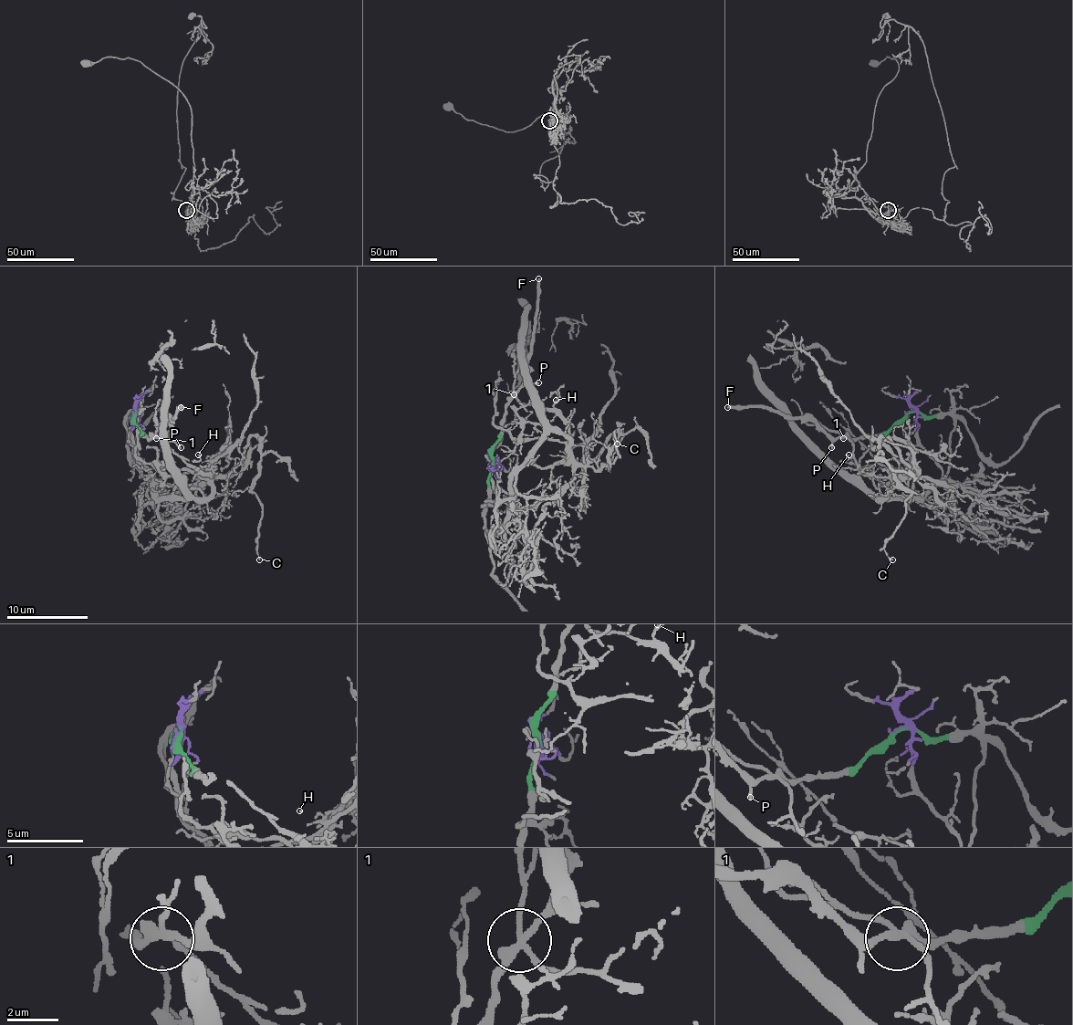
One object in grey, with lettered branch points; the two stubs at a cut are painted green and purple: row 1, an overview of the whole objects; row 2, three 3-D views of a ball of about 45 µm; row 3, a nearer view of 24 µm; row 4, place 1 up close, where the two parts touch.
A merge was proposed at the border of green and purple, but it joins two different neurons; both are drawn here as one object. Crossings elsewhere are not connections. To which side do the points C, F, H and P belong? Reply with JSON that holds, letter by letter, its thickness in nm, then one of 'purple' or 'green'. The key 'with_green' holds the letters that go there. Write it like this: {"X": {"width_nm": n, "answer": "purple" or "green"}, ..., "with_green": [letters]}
{"C": {"width_nm": 110, "answer": "purple"}, "F": {"width_nm": 280, "answer": "green"}, "H": {"width_nm": 130, "answer": "purple"}, "P": {"width_nm": 170, "answer": "green"}, "with_green": ["F", "P"]}

